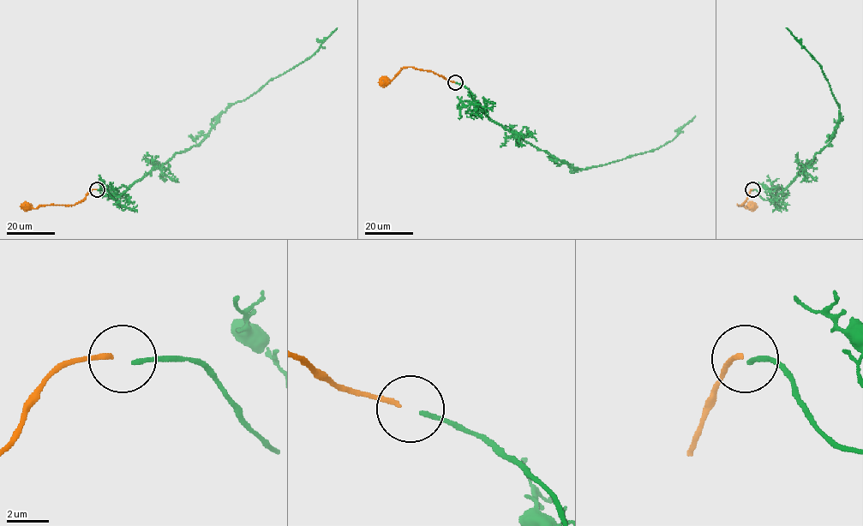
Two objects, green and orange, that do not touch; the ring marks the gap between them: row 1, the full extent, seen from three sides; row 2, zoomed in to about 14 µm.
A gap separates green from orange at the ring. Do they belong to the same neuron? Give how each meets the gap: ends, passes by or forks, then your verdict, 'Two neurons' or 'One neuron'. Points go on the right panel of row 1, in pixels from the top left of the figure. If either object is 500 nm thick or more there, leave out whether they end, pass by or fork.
At the ring green ends. At the ring orange ends. Two neurons

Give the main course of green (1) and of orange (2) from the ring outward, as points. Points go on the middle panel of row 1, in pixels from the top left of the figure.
1: (456, 82), (467, 88), (476, 104), (492, 120), (533, 146), (584, 170), (652, 152), (670, 141), (695, 116)
2: (454, 82), (431, 71), (411, 67), (404, 68), (392, 80), (385, 81)

